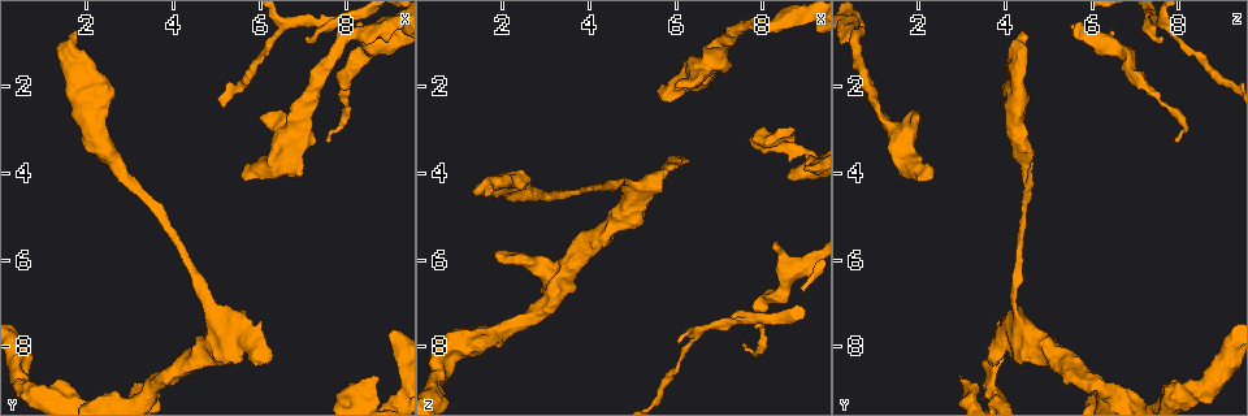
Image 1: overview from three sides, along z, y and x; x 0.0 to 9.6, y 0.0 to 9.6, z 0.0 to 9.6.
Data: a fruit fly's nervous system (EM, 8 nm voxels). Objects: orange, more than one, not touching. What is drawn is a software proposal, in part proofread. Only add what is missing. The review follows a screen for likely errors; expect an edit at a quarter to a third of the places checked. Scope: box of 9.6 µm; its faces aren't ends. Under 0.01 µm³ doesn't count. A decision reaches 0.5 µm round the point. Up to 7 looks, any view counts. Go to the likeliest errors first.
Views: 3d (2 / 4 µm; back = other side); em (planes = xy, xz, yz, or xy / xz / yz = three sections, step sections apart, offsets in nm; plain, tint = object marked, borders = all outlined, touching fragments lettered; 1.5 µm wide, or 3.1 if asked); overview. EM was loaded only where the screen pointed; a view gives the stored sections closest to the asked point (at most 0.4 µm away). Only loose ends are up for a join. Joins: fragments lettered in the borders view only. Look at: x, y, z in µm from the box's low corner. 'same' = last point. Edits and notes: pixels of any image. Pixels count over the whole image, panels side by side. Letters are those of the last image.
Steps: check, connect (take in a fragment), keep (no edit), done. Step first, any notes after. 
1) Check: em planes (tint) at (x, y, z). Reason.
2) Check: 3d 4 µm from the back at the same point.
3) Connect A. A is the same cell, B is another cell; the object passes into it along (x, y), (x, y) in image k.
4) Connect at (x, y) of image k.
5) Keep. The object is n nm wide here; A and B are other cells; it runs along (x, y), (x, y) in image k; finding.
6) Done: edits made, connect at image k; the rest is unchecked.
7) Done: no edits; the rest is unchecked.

Check: em xz step 4 (borders) at (8.65, 8.70, 2.95). An open end.

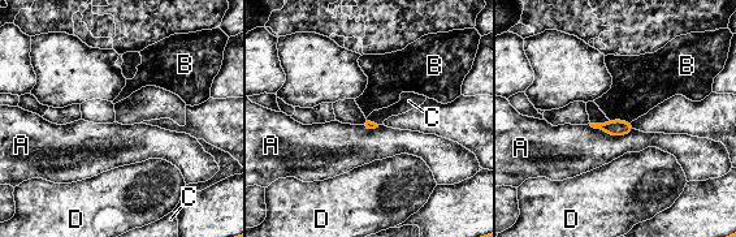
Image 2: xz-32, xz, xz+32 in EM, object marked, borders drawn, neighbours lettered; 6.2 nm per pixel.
Keep. A, B, C and D are other cells; a border runs along (367, 117), (377, 125) in image 2; no lettered fragment goes on from it.

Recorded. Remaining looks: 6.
Check: 3d 2 µm at (6.25, 8.30, 3.80).

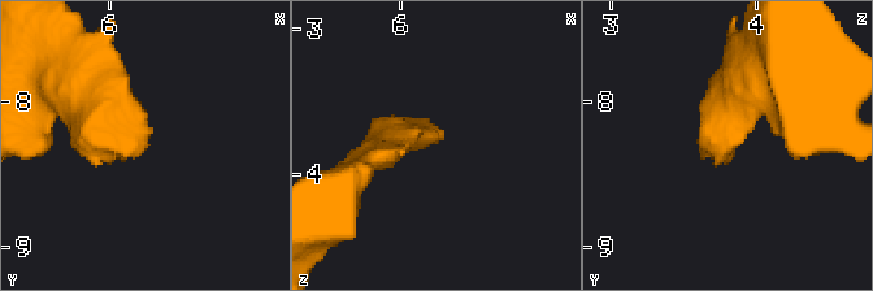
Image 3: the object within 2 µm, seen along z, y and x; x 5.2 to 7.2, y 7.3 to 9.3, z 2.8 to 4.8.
Check: em yz step 8 (borders) at (6.26, 8.32, 3.76). Shape alone is not enough.

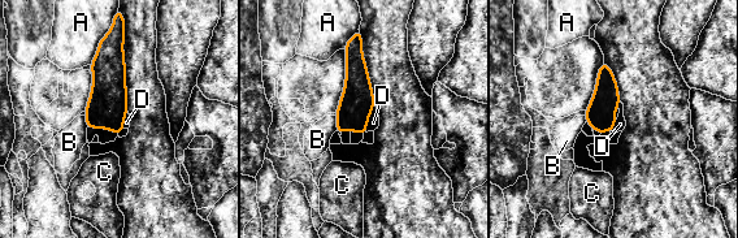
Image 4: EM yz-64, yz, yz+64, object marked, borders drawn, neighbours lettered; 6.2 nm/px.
Connect D. D is the same cell, A, B and C are other cells; the object passes into it along (356, 103), (368, 117), (373, 122) in image 4; the neuron continues.

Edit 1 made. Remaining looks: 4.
Check: overview.

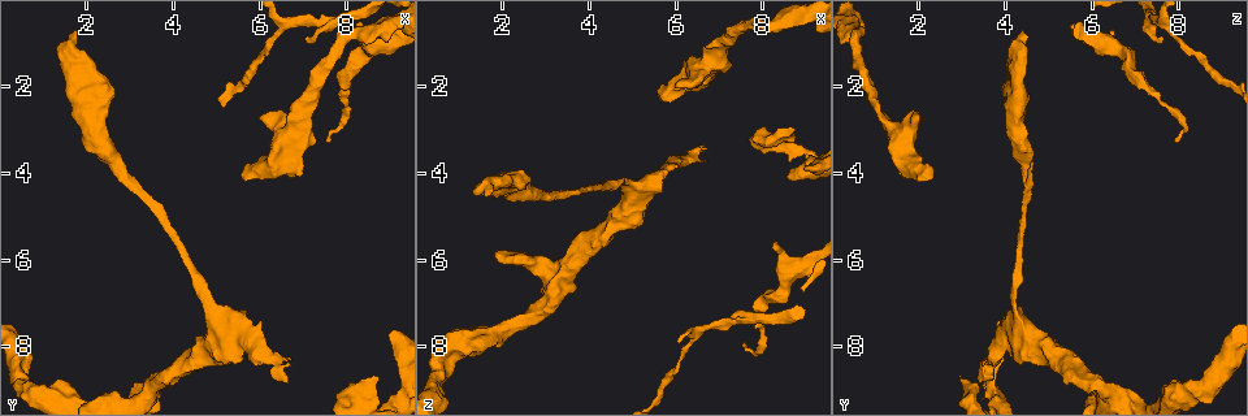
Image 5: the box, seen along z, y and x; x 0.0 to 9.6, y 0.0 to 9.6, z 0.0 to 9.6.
Check: em planes (borders) at (5.65, 4.00, 2.05). Stops while still wide.

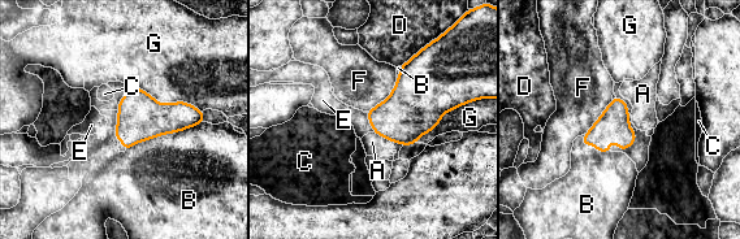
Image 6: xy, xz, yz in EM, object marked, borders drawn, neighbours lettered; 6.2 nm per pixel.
Keep. A, B, C, D, E, F and G are other cells; no lettered fragment goes on from it.

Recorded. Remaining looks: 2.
Done: edits made, connect at image 4; the rest is unchecked.

